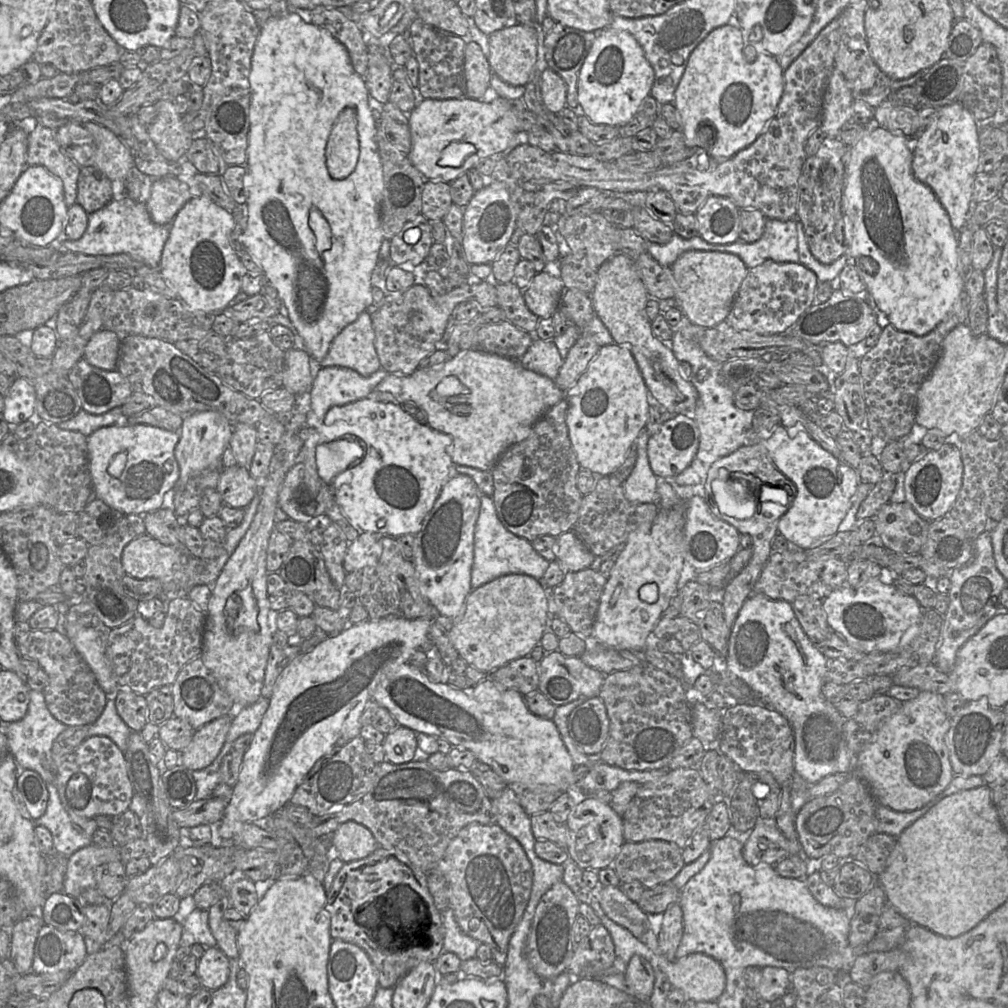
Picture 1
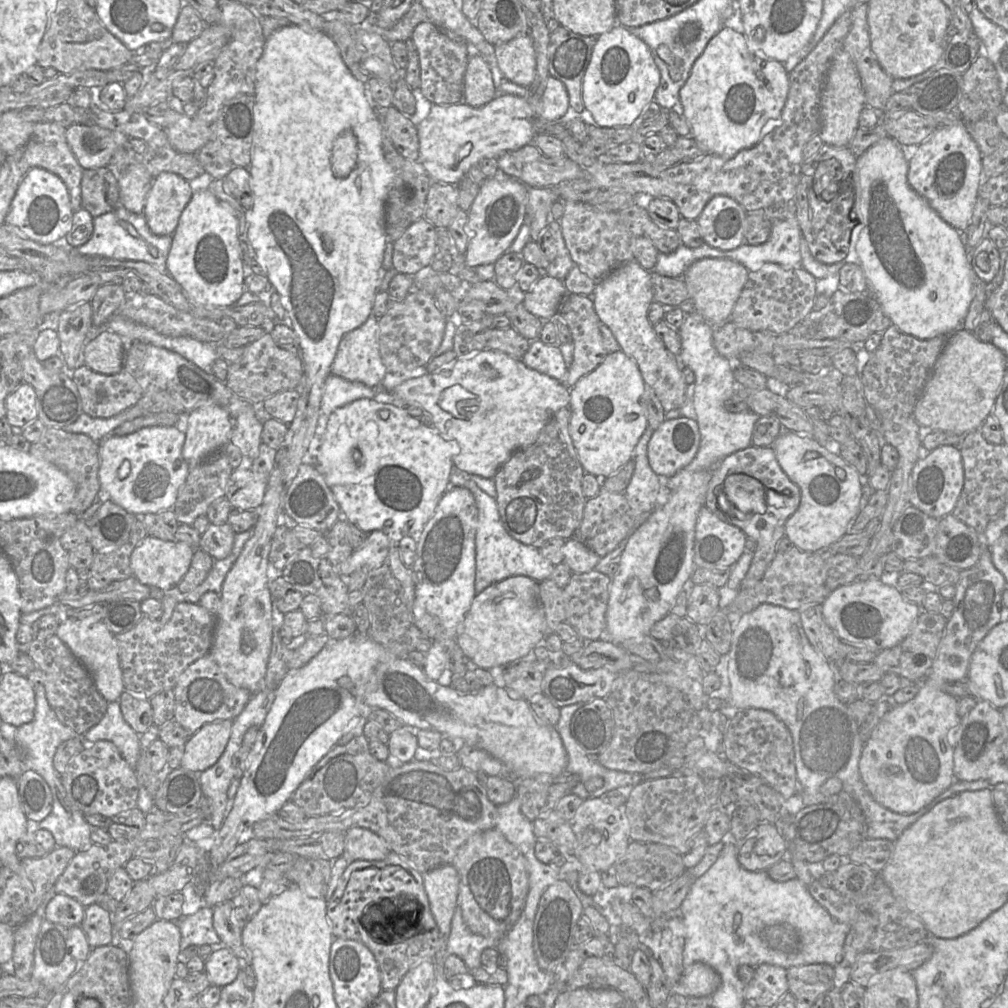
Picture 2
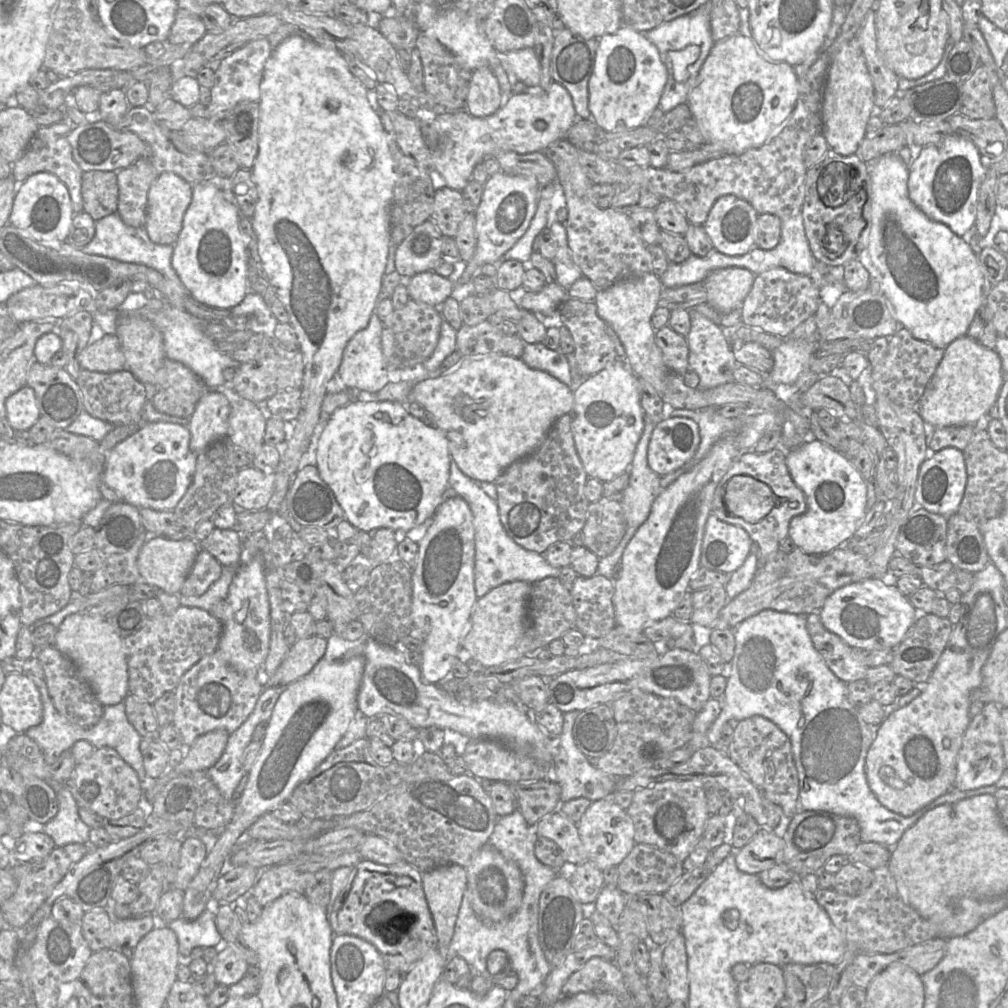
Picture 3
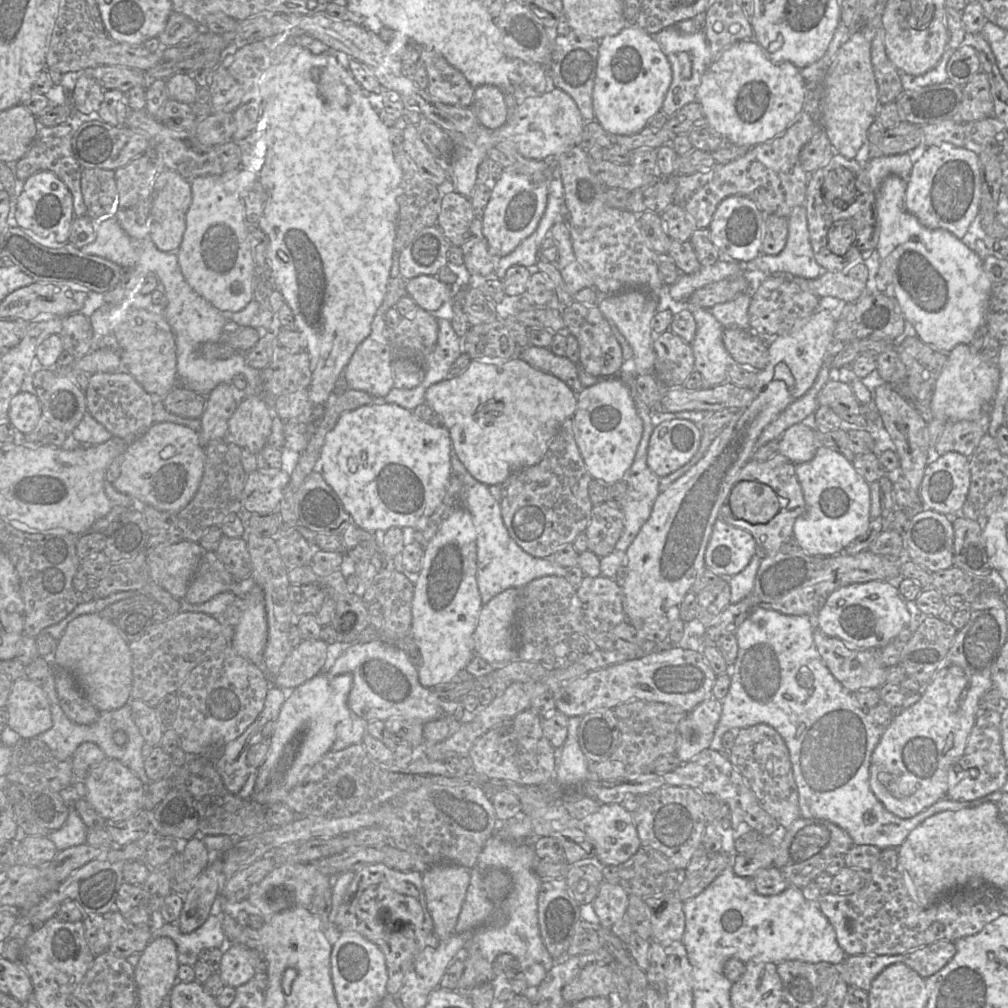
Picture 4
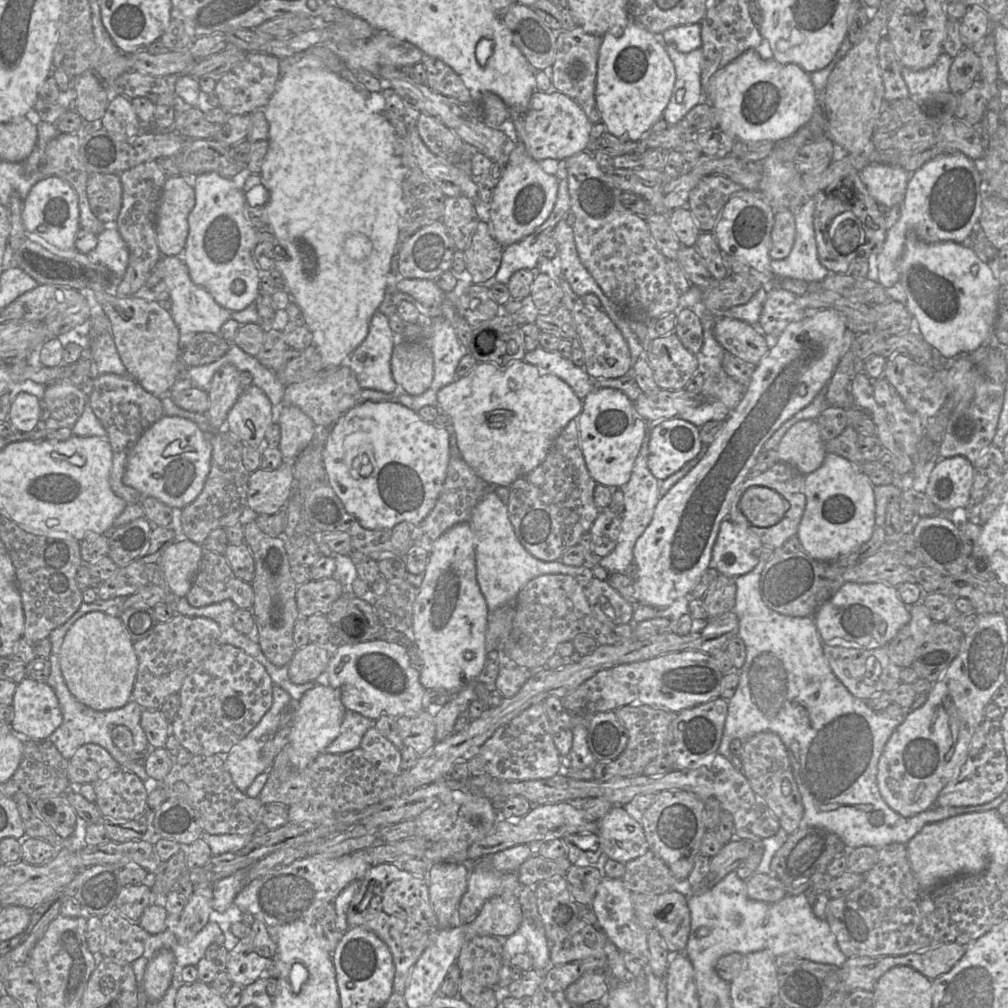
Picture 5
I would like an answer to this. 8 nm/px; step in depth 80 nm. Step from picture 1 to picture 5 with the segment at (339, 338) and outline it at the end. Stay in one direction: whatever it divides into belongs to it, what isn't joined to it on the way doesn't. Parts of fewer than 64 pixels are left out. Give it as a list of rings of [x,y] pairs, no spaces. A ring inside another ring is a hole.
[[[376,311],[369,332],[347,361],[362,389],[397,395],[398,385],[391,372],[391,357],[398,337],[391,330],[388,317]]]

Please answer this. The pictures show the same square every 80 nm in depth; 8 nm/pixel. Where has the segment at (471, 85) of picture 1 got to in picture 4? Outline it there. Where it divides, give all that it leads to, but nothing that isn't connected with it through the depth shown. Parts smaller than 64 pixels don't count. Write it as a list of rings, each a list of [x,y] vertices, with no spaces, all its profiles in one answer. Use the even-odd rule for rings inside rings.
[[[485,84],[474,88],[471,108],[481,125],[497,129],[508,120],[504,92],[497,86]]]

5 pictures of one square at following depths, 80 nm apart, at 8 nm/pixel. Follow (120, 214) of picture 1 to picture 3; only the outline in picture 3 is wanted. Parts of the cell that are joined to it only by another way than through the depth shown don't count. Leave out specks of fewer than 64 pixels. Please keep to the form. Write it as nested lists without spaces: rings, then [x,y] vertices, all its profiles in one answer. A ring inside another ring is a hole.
[[[117,213],[96,221],[95,236],[81,249],[86,254],[100,255],[127,263],[143,264],[159,271],[167,280],[175,284],[183,284],[172,267],[174,245],[159,245],[152,242],[145,227],[126,225]]]

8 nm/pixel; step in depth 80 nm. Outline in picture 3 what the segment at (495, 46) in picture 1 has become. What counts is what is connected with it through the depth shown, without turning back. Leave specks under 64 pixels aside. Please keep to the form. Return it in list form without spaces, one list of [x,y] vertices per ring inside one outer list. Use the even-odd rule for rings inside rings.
[[[533,48],[500,54],[517,79],[527,87],[540,85],[540,64]]]

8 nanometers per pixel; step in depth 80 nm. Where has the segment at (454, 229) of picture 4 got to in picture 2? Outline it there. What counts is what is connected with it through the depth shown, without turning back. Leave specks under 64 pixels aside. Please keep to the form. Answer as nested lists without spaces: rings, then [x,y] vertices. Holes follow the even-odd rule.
[[[432,182],[427,194],[424,217],[436,228],[448,228],[459,209],[456,185]]]

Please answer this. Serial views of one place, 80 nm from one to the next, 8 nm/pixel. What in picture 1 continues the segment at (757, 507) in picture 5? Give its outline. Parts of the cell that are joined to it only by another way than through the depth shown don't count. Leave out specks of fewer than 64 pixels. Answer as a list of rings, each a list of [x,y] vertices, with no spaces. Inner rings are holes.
[[[720,471],[712,482],[714,500],[722,514],[737,520],[747,520],[757,511],[763,482],[751,475]]]

